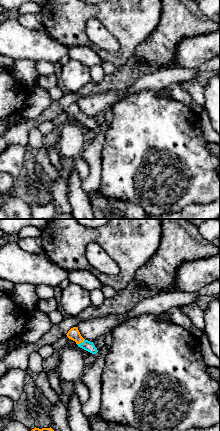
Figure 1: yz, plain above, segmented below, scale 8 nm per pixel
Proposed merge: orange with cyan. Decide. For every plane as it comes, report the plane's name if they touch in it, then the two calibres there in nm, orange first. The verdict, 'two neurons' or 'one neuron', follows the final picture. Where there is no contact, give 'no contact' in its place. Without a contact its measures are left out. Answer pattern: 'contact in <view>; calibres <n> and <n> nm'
contact in yz; calibres 90 and 80 nm

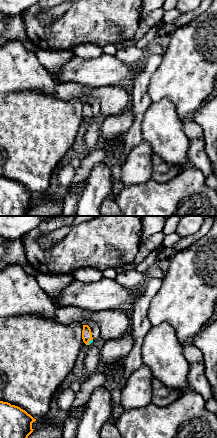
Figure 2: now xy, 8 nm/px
contact in xy; calibres 80 and 20 nm

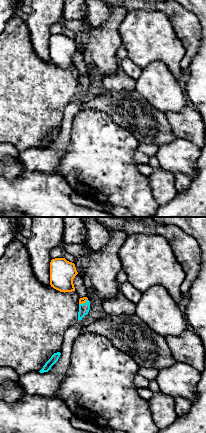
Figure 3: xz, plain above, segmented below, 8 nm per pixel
contact in xz; calibres 50 and 90 nm

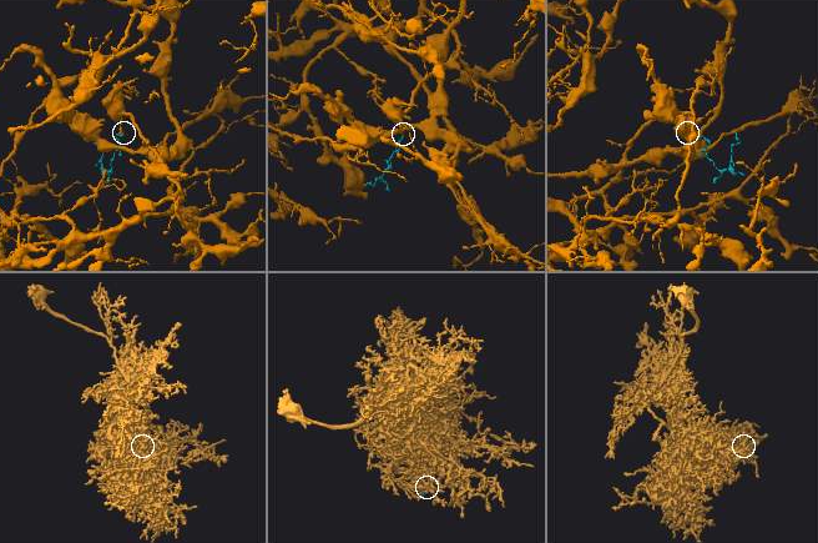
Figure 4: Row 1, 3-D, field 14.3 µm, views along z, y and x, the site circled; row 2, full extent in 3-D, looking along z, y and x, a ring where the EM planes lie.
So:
one neuron

